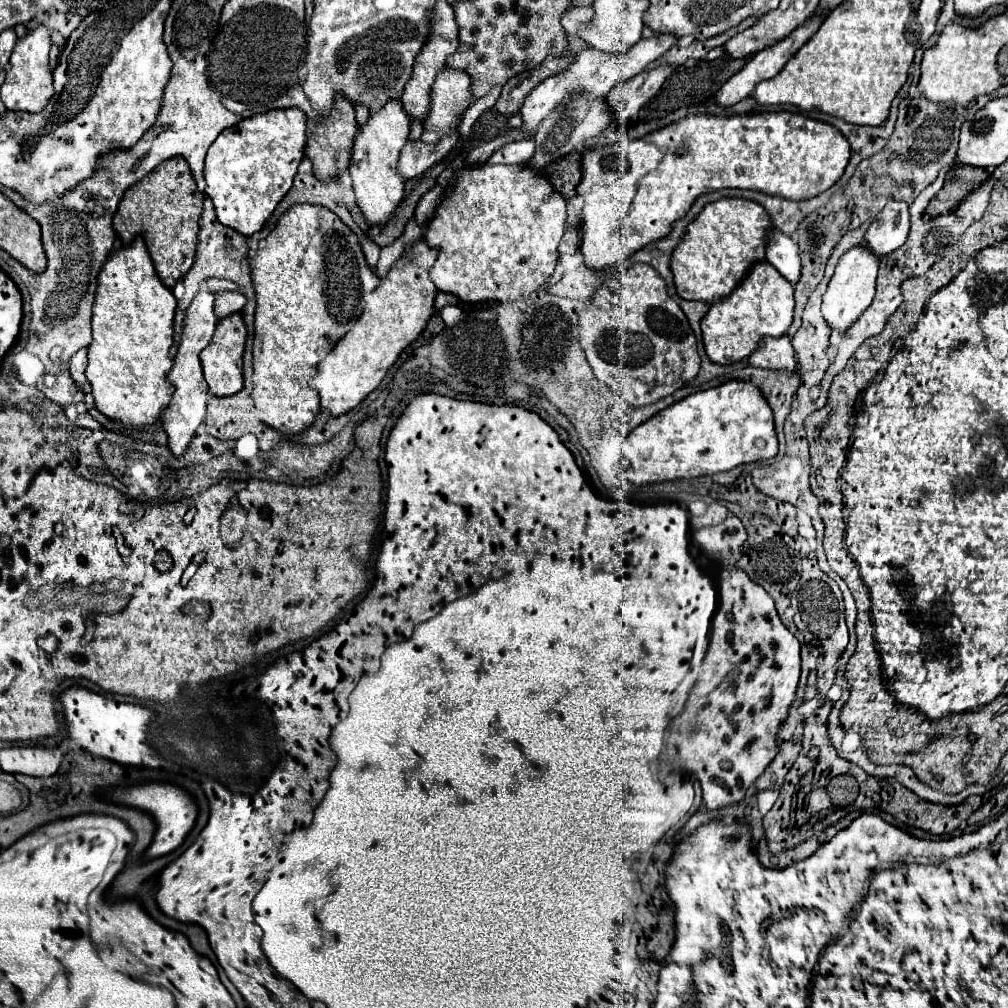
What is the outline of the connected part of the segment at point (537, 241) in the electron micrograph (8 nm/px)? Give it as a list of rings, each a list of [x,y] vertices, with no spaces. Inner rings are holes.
[[[483,163],[457,171],[453,179],[461,179],[461,187],[453,187],[453,183],[445,187],[437,213],[425,229],[425,241],[439,249],[439,259],[429,271],[431,281],[435,281],[439,291],[453,293],[465,303],[489,299],[509,301],[533,293],[553,273],[559,257],[557,247],[565,231],[563,195],[559,195],[553,185],[529,165]]]

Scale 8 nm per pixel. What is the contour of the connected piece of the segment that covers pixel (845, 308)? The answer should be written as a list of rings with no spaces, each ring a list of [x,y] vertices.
[[[863,243],[853,245],[845,255],[839,259],[833,279],[829,281],[827,293],[823,295],[823,317],[833,329],[847,329],[857,321],[857,317],[871,305],[875,295],[875,279],[877,279],[879,259],[871,255],[871,251],[863,251]]]

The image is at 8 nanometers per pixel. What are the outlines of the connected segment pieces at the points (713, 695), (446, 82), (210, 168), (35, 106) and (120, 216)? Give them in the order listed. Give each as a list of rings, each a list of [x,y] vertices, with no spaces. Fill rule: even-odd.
[[[731,515],[723,523],[693,531],[693,541],[713,559],[717,559],[727,571],[727,577],[719,577],[719,599],[721,599],[721,615],[711,623],[711,639],[709,649],[703,659],[703,667],[693,689],[689,691],[689,699],[681,715],[671,719],[667,729],[667,745],[663,759],[671,763],[675,769],[683,769],[695,773],[703,787],[703,803],[707,809],[719,809],[723,805],[731,805],[745,797],[747,789],[753,781],[765,771],[769,761],[777,753],[777,727],[787,717],[787,709],[795,699],[797,683],[799,683],[799,641],[795,635],[781,623],[773,599],[765,593],[763,587],[755,585],[745,571],[735,565],[739,559],[739,549],[747,539],[743,523]]]
[[[449,67],[439,71],[439,79],[435,79],[435,87],[431,89],[431,115],[427,115],[427,123],[423,123],[421,141],[437,143],[441,135],[453,129],[457,115],[461,115],[473,99],[469,85],[471,77],[463,71]]]
[[[297,107],[271,109],[243,119],[215,139],[205,157],[205,195],[213,199],[223,225],[241,235],[253,235],[265,225],[297,175],[307,141],[305,123],[307,117]]]
[[[39,25],[33,31],[29,31],[23,39],[17,39],[9,59],[5,83],[1,85],[1,101],[5,103],[7,109],[37,113],[51,99],[53,71],[49,67],[49,51],[51,51],[51,29],[47,29],[45,25]]]
[[[173,157],[147,173],[139,183],[135,183],[135,187],[129,187],[119,203],[113,219],[119,239],[125,245],[129,245],[131,237],[137,237],[137,233],[145,239],[155,271],[167,289],[173,289],[173,285],[193,267],[203,201],[205,195],[195,187],[187,161],[183,157]]]

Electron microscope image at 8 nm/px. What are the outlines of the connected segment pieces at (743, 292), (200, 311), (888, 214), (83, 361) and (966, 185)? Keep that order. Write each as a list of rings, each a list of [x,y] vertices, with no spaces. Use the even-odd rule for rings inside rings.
[[[757,261],[731,295],[711,303],[709,311],[701,319],[705,353],[713,363],[725,365],[745,359],[757,349],[763,337],[781,337],[787,333],[793,321],[793,285],[783,279],[767,261]]]
[[[199,291],[191,305],[185,311],[185,319],[183,319],[183,331],[181,331],[181,341],[177,345],[177,355],[173,357],[173,367],[169,371],[169,383],[175,387],[169,405],[163,409],[161,413],[161,421],[163,421],[163,429],[169,437],[169,449],[173,451],[173,455],[183,455],[189,441],[193,439],[197,427],[203,423],[205,419],[205,409],[207,409],[207,383],[201,371],[201,363],[199,363],[199,353],[201,349],[209,343],[213,331],[217,325],[217,317],[213,313],[213,293],[203,293]]]
[[[891,201],[875,217],[863,241],[869,249],[875,249],[879,257],[883,257],[907,241],[909,225],[909,205],[905,201]]]
[[[81,349],[71,357],[71,377],[73,377],[73,381],[77,385],[85,385],[87,383],[85,367],[87,367],[87,349]]]
[[[967,165],[951,167],[949,173],[947,173],[943,189],[929,201],[925,213],[935,217],[935,215],[943,215],[943,213],[953,211],[987,177],[989,177],[989,173],[985,169],[981,169],[981,167],[977,167],[977,169],[967,167]]]

